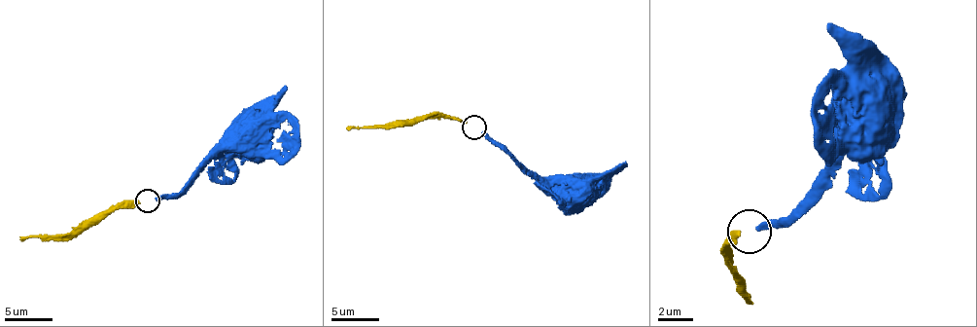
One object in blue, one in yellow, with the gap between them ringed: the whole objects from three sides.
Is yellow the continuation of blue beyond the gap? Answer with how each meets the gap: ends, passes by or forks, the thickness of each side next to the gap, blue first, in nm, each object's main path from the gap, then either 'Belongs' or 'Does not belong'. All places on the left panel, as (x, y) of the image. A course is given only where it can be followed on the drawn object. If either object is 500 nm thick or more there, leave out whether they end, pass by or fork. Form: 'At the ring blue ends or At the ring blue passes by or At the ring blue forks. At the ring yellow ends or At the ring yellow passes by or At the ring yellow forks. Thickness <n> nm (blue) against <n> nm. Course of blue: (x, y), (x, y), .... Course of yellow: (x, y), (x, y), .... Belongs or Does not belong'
At the ring blue ends. At the ring yellow ends. Thickness 280 nm (blue) against 240 nm. Course of blue: (156, 199), (173, 198), (214, 157), (252, 154), (257, 149), (257, 139). Course of yellow: (139, 199), (110, 207), (71, 232), (56, 236), (25, 236), (20, 241). Belongs

